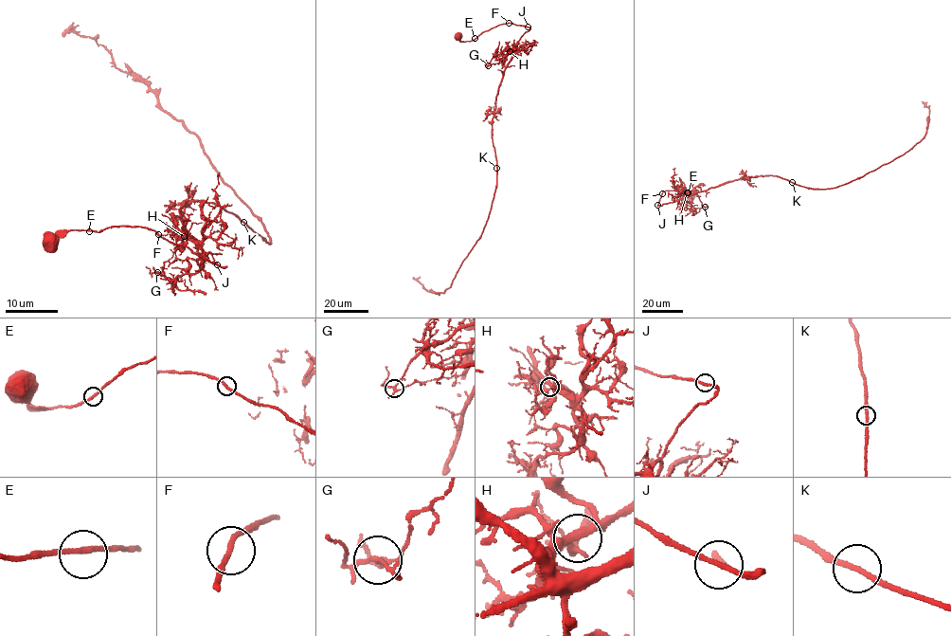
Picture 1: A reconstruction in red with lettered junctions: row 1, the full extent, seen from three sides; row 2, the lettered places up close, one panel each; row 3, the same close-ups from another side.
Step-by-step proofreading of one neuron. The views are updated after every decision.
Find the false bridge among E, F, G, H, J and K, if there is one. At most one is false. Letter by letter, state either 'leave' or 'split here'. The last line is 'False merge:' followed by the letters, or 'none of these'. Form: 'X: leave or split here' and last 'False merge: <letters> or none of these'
E: leave
F: leave
G: split here
H: leave
J: leave
K: leave
False merge: G

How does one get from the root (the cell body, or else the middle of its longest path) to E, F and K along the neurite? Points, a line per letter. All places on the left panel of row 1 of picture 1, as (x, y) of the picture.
E: (49, 238), (56, 238), (69, 230), (89, 231)
F: (49, 238), (56, 238), (69, 230), (101, 231), (120, 226), (149, 227), (158, 234)
K: (49, 238), (149, 227), (224, 266), (188, 234), (180, 208), (212, 202), (243, 222)

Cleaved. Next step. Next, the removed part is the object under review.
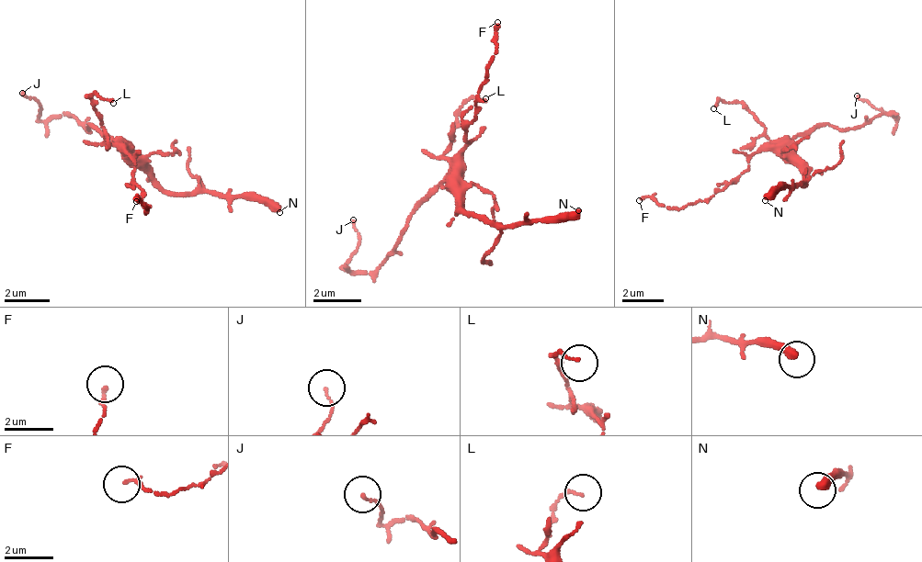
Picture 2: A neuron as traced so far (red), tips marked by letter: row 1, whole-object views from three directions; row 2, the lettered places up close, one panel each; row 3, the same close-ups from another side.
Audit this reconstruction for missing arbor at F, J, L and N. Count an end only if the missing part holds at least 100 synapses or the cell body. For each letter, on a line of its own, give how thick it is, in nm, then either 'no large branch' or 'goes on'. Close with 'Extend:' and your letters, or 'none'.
F: 170 nm thick; no large branch
J: 100 nm thick; no large branch
L: 110 nm thick; no large branch
N: 360 nm thick; goes on
Extend: N

